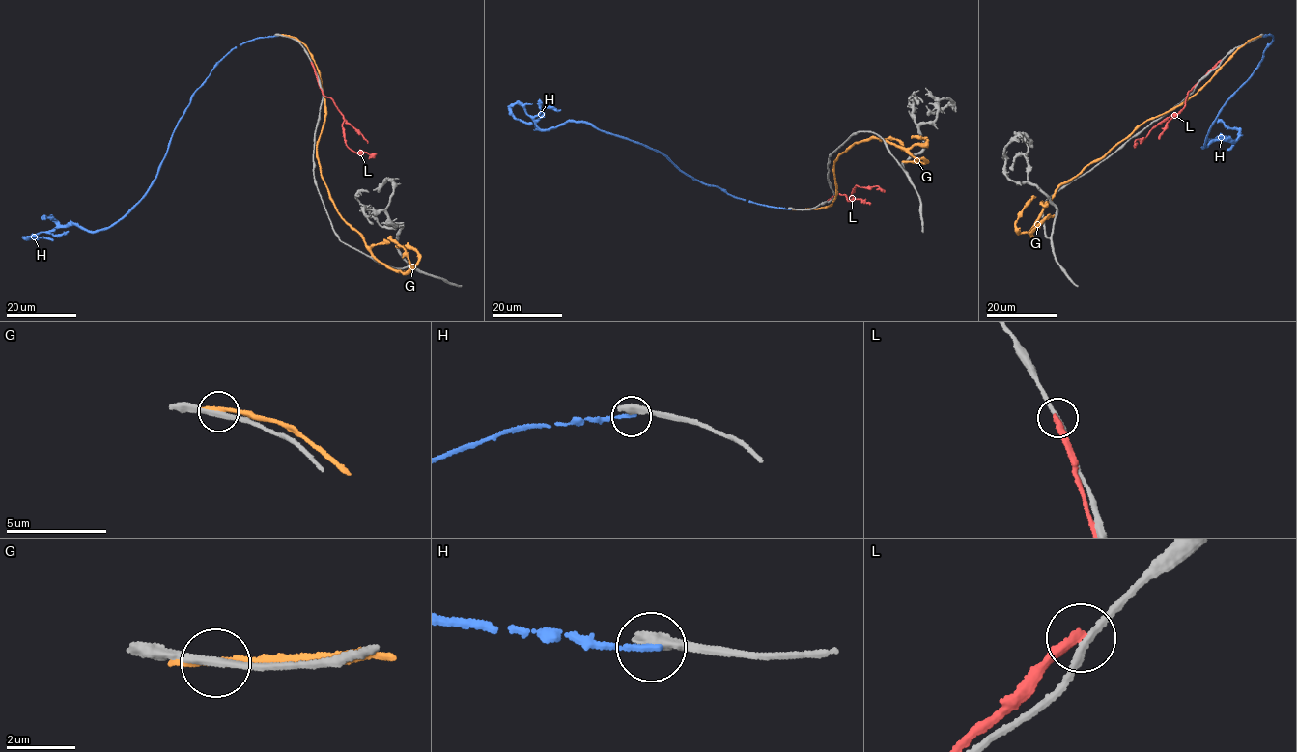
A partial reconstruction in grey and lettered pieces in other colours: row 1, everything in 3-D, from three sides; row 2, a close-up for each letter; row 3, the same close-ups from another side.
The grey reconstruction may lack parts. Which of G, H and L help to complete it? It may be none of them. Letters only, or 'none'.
none

